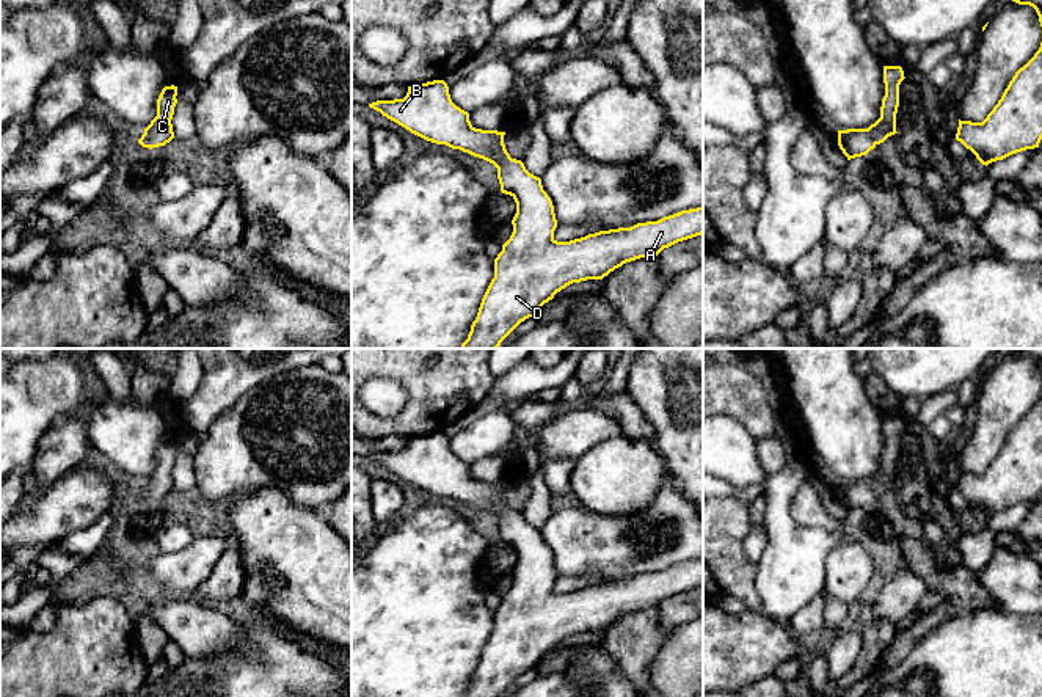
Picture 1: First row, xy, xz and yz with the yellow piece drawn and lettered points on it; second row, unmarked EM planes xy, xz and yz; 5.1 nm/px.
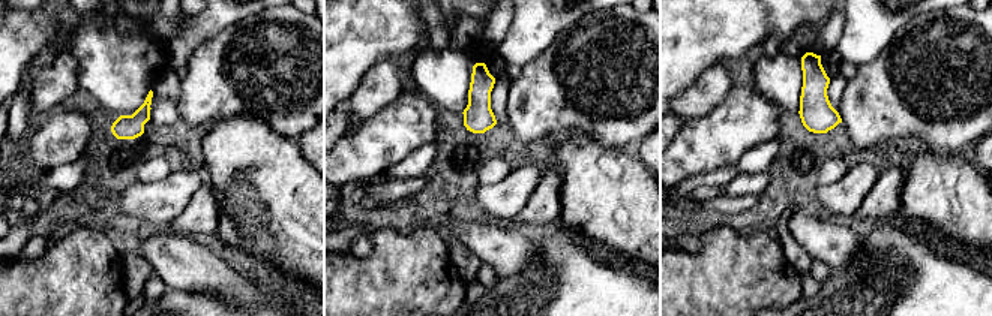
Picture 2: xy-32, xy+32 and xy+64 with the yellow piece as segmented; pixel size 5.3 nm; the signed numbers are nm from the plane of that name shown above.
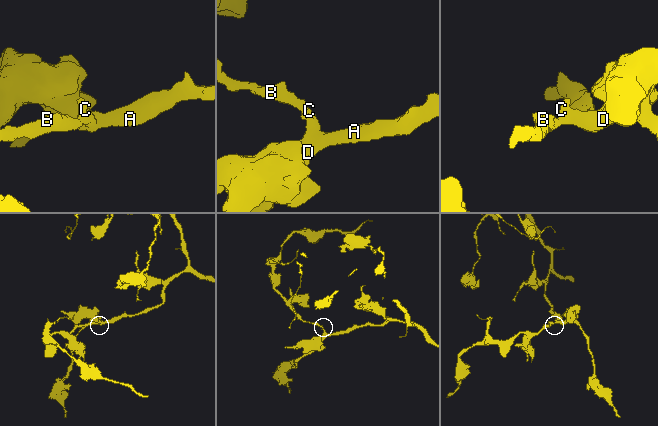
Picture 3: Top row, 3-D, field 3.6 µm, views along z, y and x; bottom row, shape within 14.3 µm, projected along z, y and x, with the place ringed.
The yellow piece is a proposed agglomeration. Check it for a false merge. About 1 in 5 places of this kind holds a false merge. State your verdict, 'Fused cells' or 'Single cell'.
Single cell

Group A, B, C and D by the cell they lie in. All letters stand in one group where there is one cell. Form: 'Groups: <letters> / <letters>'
Groups: A B C D

